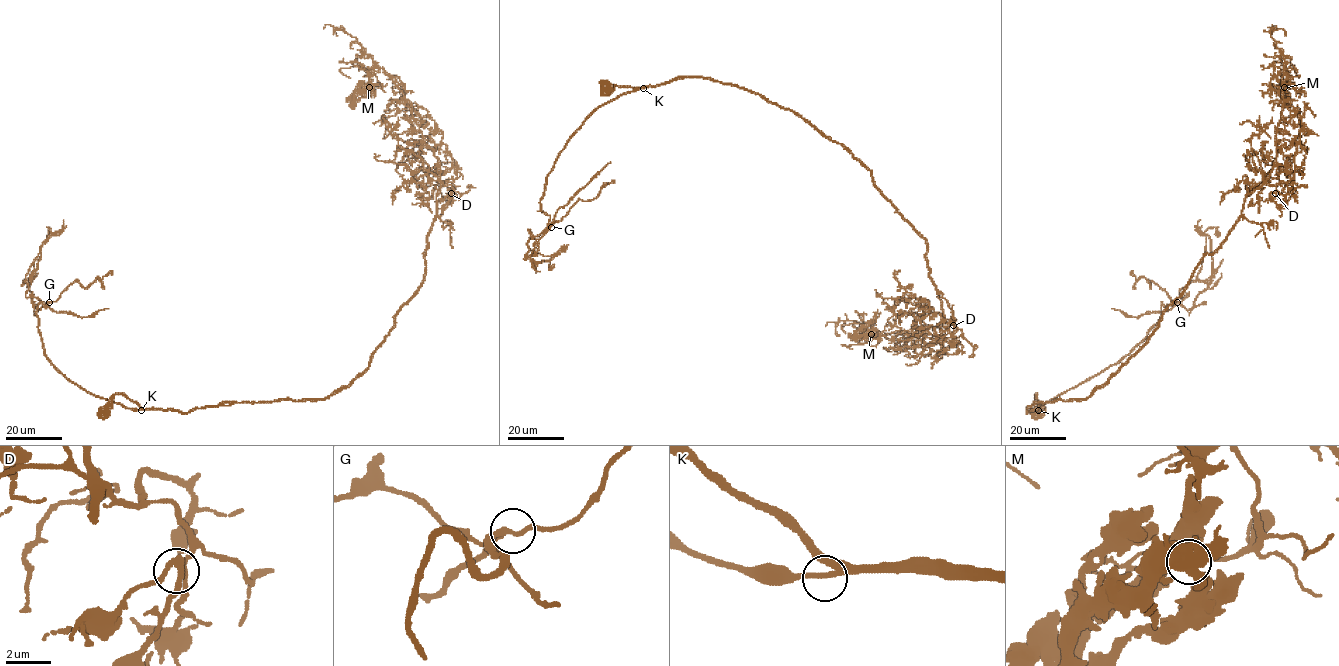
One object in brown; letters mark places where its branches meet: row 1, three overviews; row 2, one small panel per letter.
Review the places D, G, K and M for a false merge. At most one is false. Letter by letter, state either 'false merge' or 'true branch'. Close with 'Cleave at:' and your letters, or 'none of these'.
D: true branch
G: true branch
K: true branch
M: false merge
Cleave at: M

